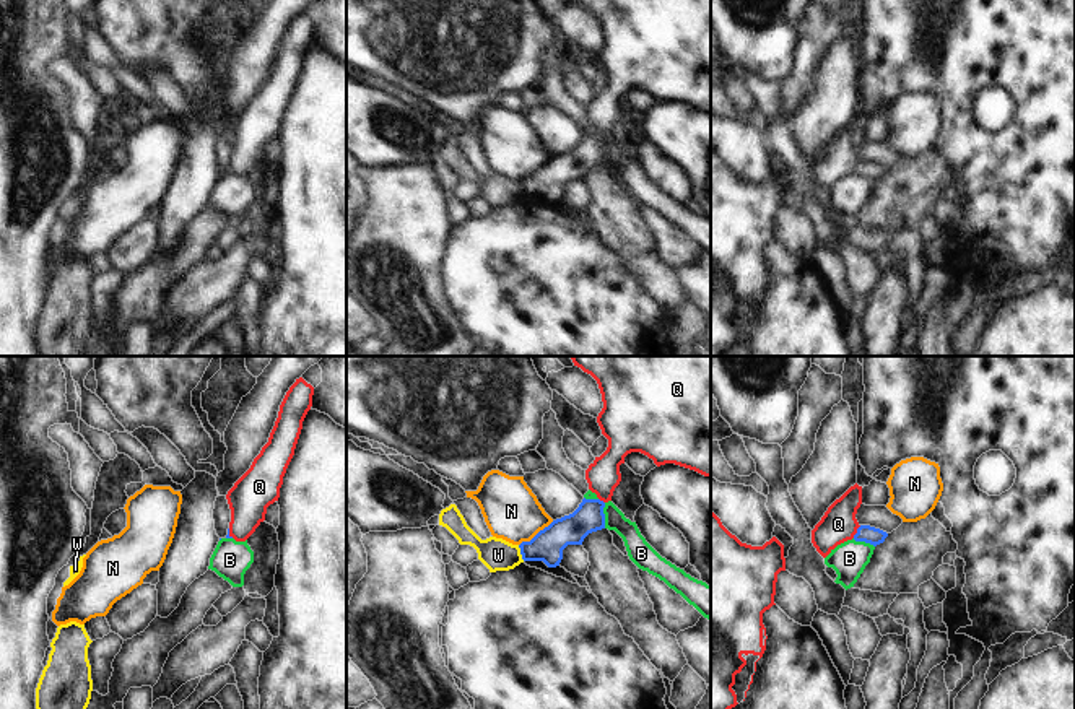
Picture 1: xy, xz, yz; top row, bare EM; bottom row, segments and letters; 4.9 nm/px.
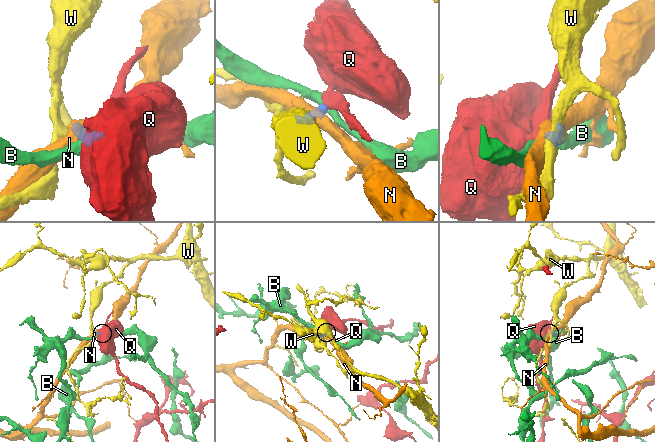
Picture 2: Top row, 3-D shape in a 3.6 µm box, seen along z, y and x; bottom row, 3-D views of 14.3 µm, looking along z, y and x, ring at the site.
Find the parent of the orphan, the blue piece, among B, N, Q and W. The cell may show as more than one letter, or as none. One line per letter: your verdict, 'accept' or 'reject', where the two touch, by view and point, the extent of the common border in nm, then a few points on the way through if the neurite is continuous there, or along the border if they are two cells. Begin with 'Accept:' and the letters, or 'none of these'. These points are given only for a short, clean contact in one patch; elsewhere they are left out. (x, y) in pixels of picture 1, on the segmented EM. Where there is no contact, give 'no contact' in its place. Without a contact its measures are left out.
Accept: Q
B: reject; meets blue in xz at (604, 516); contact 130 nm long; border along xz (605, 503), (604, 527)
N: reject; meets blue in xz at (537, 534); contact 220 nm long
Q: accept; meets blue in yz at (857, 532); contact 80 nm long; runs through yz (867, 534), (857, 532), (838, 524)
W: reject; meets blue in xz at (521, 553); contact 90 nm long; border along xz (517, 545), (524, 560)

